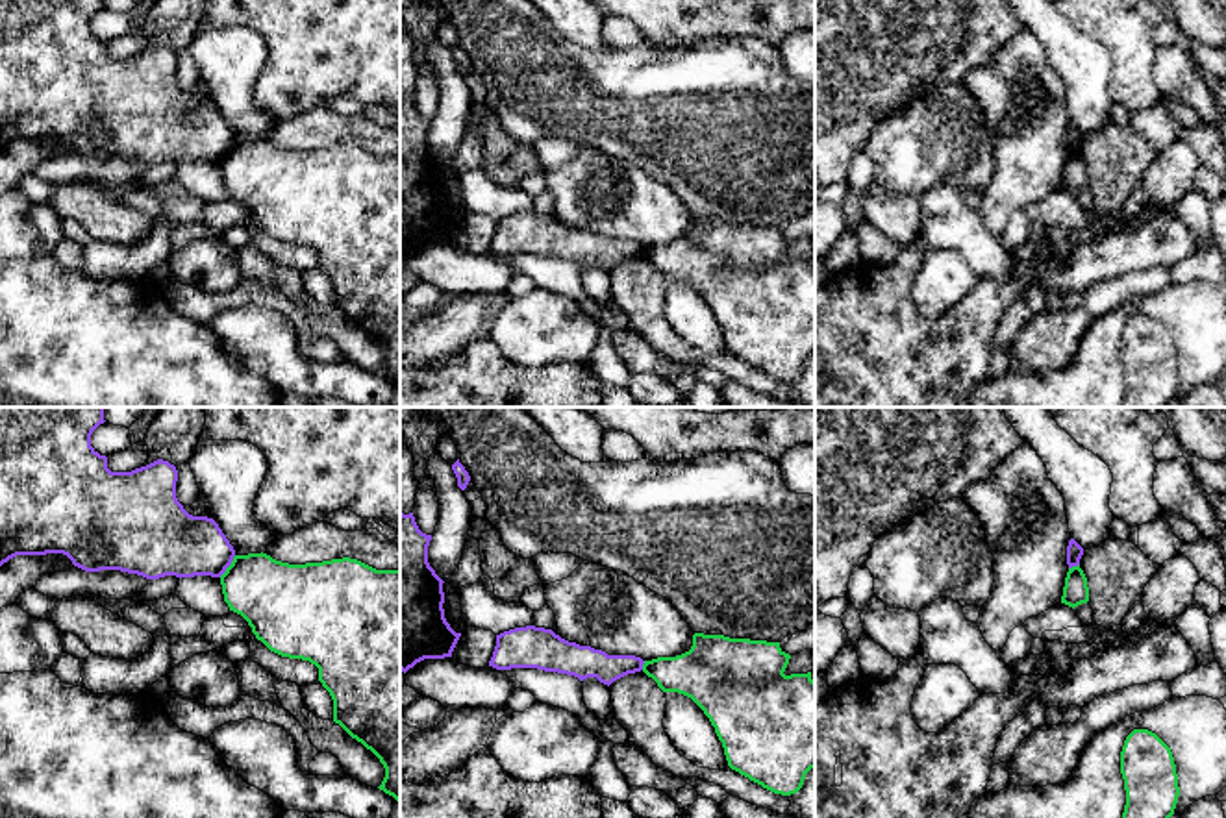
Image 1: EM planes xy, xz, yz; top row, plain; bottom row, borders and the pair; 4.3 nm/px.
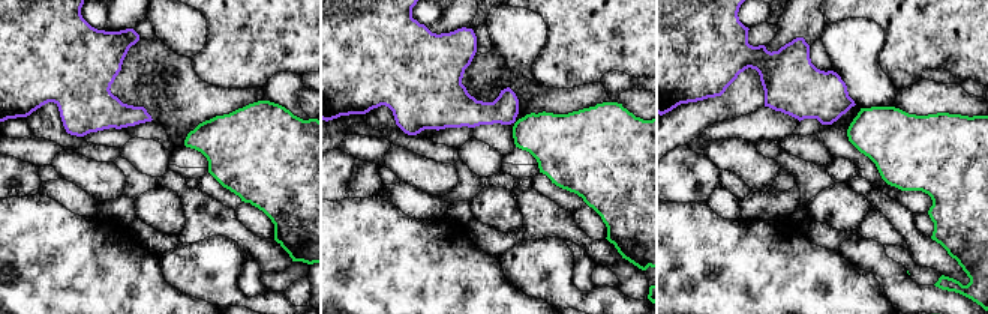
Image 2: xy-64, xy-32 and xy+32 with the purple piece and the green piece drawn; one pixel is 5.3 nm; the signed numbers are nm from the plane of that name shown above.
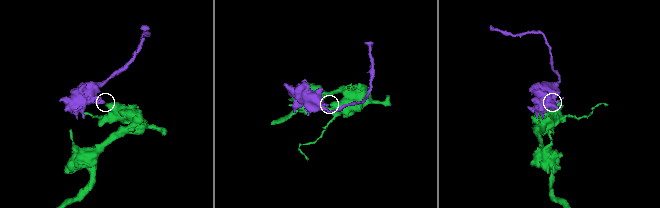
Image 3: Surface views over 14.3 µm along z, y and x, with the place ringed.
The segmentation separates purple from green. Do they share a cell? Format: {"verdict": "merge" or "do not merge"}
{"verdict": "do not merge"}

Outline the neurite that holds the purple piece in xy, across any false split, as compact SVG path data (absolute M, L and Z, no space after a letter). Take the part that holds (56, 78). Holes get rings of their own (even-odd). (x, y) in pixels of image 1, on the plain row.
M0 0L0 152L17 141L63 139L85 157L120 155L146 165L220 163L235 135L213 104L193 102L176 83L178 56L157 44L131 57L111 57L91 31L104 0Z

